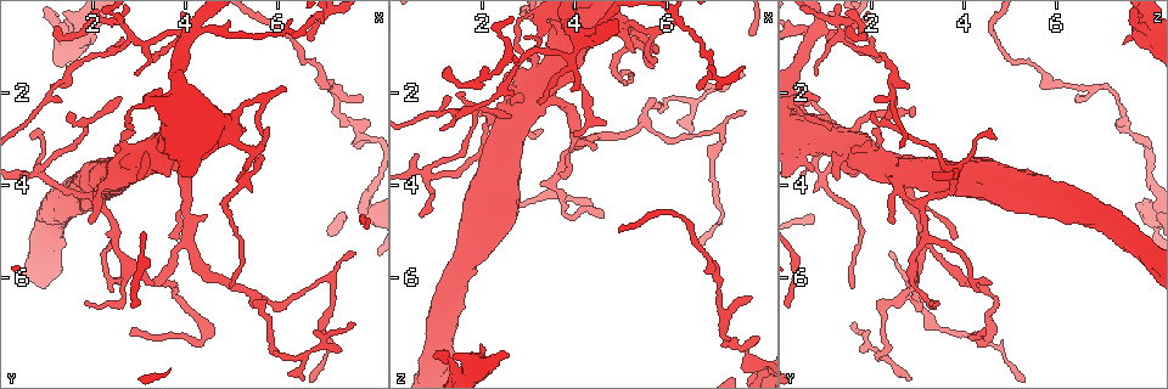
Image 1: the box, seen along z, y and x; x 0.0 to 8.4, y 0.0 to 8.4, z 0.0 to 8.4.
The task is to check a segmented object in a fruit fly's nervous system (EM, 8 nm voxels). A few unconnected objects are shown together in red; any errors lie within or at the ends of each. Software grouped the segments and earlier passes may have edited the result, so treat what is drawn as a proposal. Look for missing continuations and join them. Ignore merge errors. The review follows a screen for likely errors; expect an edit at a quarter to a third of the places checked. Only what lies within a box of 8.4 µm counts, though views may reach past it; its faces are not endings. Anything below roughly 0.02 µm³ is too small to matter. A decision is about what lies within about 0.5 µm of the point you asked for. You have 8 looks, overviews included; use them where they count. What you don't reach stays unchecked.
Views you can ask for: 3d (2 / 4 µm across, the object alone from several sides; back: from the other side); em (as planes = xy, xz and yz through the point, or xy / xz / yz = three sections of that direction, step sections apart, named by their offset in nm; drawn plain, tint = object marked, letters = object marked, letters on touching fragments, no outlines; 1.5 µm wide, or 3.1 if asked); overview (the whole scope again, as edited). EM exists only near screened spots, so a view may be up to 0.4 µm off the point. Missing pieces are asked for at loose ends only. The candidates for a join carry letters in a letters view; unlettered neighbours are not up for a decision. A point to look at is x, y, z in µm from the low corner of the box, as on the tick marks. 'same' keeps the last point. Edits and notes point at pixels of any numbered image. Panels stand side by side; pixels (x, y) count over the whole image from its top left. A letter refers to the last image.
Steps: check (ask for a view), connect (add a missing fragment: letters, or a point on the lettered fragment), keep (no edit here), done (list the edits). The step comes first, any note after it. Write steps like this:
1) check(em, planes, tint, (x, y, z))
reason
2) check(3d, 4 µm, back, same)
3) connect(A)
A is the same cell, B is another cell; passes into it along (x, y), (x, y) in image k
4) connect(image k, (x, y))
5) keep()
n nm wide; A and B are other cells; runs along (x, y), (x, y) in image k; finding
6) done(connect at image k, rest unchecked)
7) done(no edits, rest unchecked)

check(3d, 2 µm, (5.35, 2.80, 1.15))
thick end

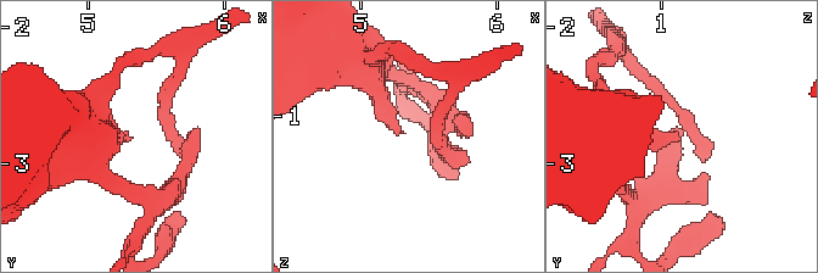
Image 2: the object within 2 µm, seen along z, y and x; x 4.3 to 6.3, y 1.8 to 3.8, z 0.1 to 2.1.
check(em, planes, letters, (5.32, 2.82, 1.14))
need the tissue

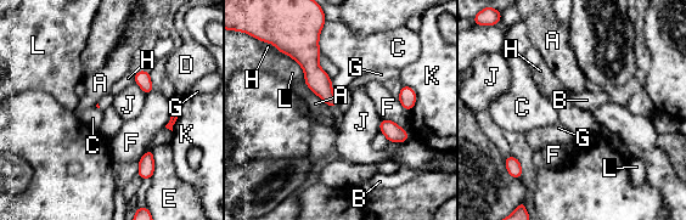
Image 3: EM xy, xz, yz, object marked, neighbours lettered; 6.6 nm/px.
connect(B)
B is the same cell, A, C, D, E, F, G, H, J, K and L are other cells; passes into it along (316, 79), (335, 106), (338, 116) in image 3; it goes on there

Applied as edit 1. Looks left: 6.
check(em, planes, letters, (6.70, 0.85, 1.85))

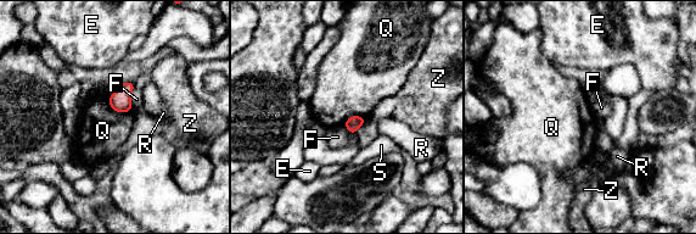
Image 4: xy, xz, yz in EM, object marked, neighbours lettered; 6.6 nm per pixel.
keep()
100 nm wide; E, F, Q, R, S and Z are other cells; border along (107, 98), (116, 111), (132, 110) in image 4; none of them fits

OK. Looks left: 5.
done(connect at image 3, rest unchecked)

